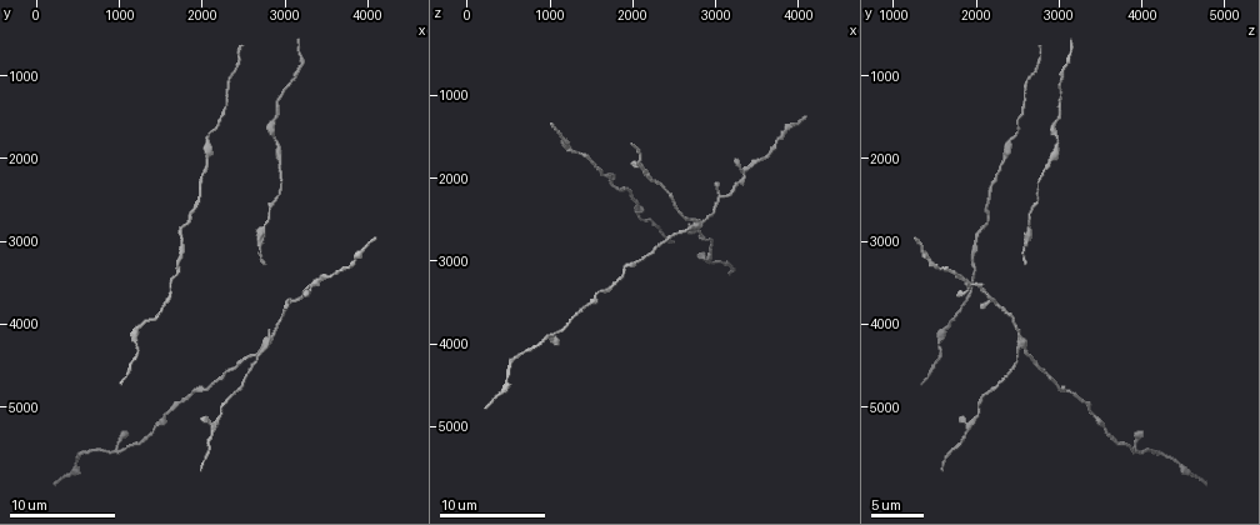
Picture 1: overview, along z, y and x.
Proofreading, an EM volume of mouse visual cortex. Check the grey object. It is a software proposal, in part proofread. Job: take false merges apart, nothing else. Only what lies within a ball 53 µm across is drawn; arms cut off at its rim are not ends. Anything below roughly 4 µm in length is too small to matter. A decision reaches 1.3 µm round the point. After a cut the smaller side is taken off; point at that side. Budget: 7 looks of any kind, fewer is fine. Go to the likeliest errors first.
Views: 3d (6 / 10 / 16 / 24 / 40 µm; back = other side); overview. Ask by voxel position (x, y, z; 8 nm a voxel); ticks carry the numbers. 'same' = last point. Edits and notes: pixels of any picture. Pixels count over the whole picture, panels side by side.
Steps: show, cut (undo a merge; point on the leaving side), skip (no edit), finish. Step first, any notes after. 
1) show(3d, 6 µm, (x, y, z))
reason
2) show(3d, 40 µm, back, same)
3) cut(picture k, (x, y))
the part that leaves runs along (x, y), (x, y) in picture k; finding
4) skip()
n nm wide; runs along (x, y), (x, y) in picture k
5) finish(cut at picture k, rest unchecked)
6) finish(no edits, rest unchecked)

show(3d, 6 µm, (2750, 4300, 2550))
three arms meet

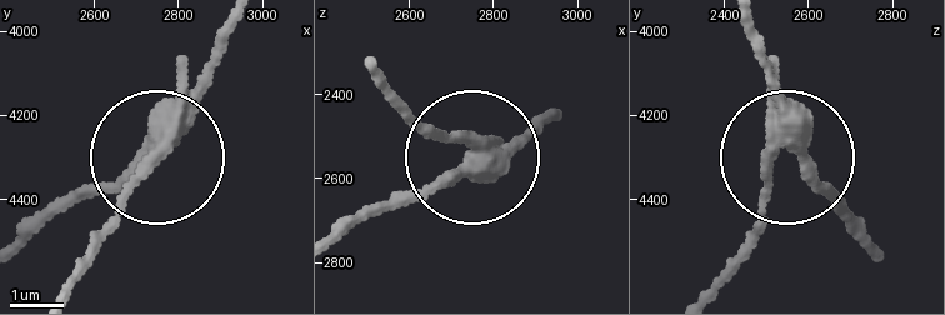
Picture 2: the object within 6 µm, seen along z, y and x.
cut(picture 2, (211, 70))
side arm 17 µm; the part that leaves runs along (154, 125), (114, 175), (20, 229) in picture 2; a second neuron is stuck on

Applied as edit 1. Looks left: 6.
show(overview)

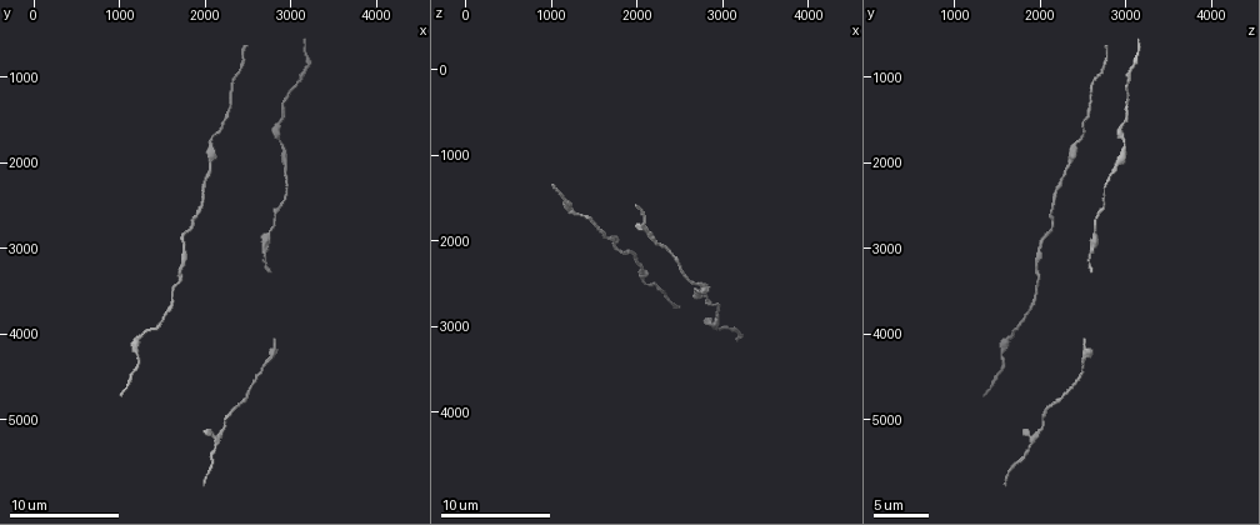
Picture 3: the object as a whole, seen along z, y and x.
show(3d, 10 µm, (2700, 3050, 2550))
sudden change in width

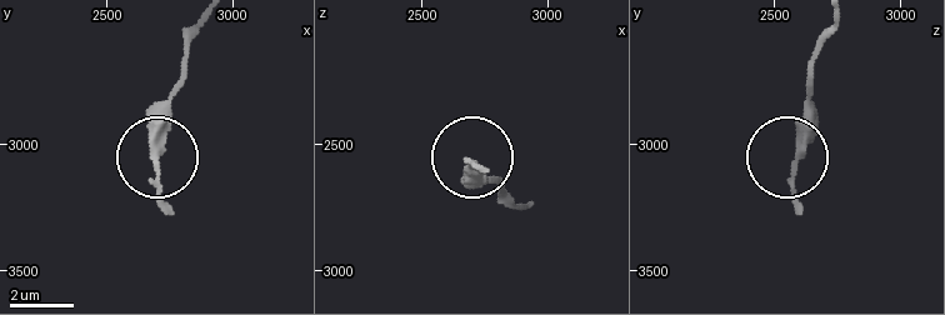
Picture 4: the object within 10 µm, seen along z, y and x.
skip()
runs along (818, 50), (796, 158) in picture 4; continuous, no second neuron

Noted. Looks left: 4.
show(3d, 6 µm, (2800, 1600, 2900))

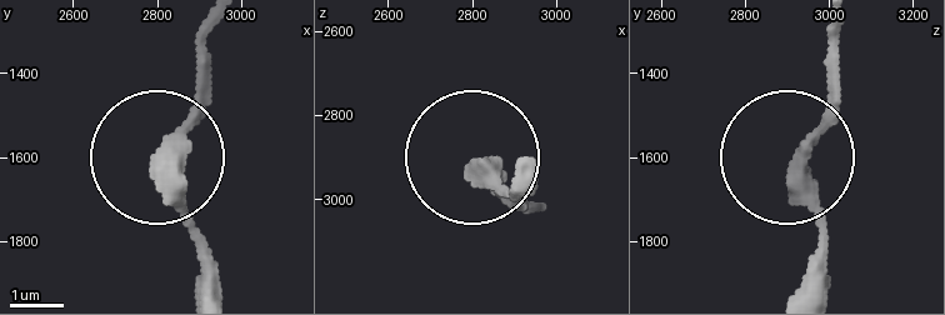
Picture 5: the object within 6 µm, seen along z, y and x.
skip()
340 nm wide; runs along (795, 288), (826, 220), (795, 153), (826, 99), (835, 23) in picture 5; one neuron here

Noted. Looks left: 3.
show(3d, 10 µm, (2150, 5300, 1900))
side arm on a straight run

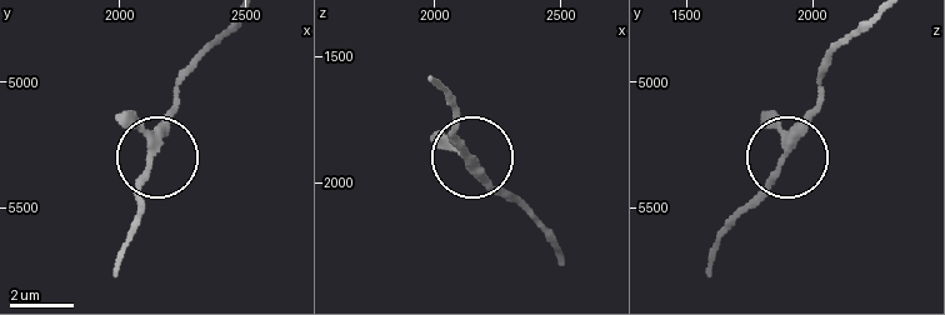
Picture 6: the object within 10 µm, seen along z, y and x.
skip()
3 arms; one neuron here

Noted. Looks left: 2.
finish(cut at picture 2, rest unchecked)

